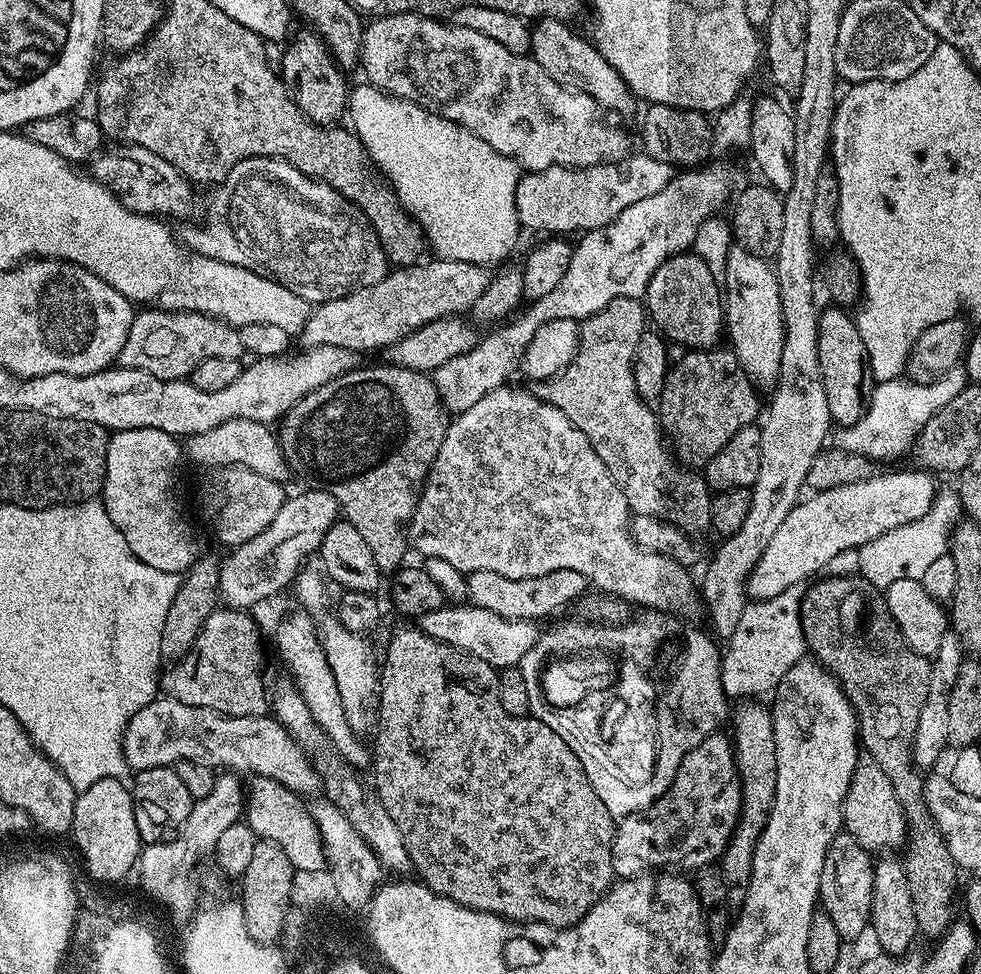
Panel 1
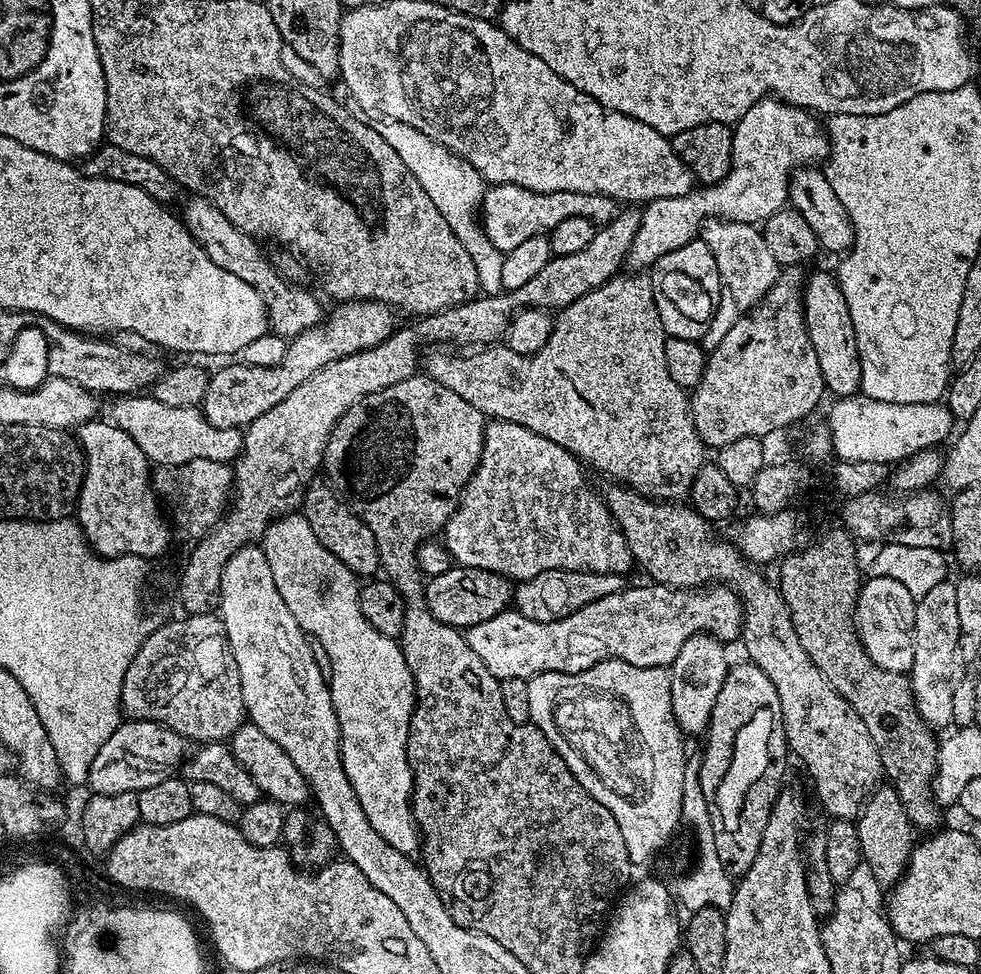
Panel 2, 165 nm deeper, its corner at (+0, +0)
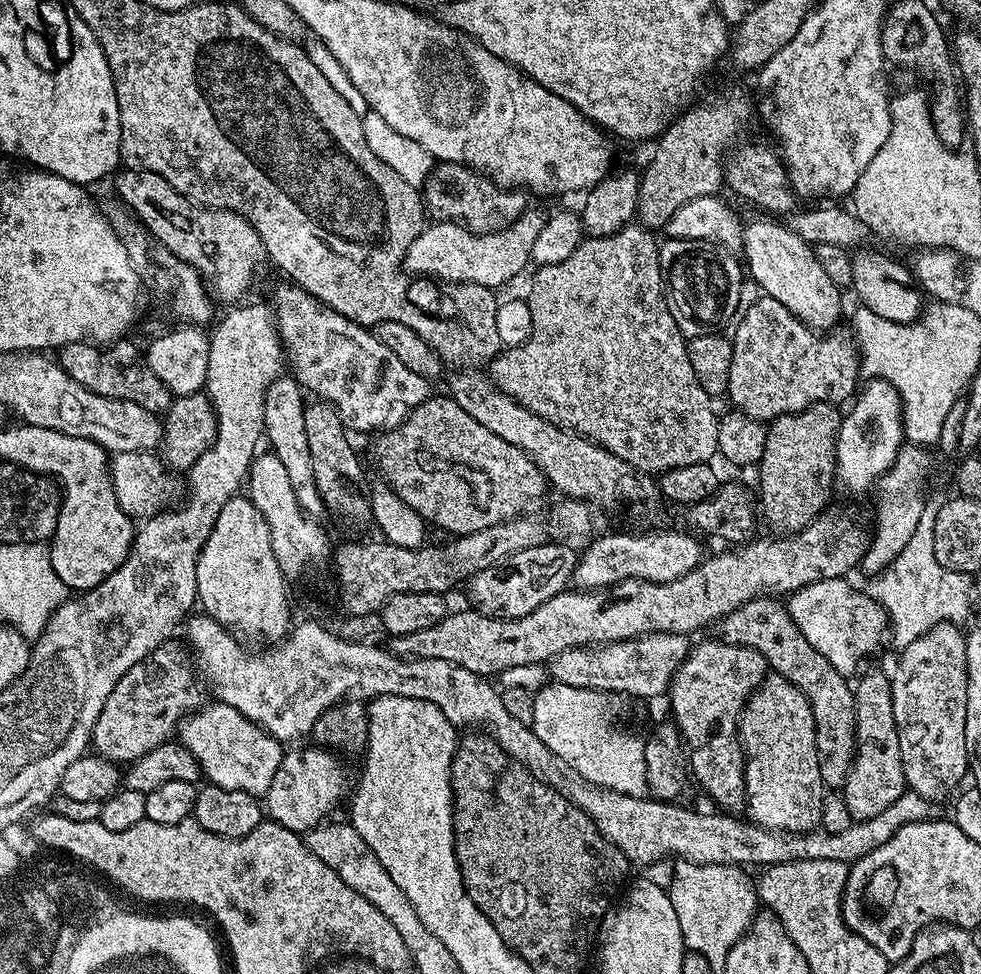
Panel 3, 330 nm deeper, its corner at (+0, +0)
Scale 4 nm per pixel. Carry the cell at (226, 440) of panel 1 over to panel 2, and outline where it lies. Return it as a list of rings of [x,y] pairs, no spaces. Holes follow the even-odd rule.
[[[124,394],[117,400],[120,401],[110,415],[111,423],[126,430],[153,465],[175,466],[194,462],[194,458],[210,458],[227,464],[235,461],[244,448],[241,429],[214,426],[199,407],[171,408],[150,394]]]

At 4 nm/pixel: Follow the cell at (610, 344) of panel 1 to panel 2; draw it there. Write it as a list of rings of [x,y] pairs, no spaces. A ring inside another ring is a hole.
[[[644,274],[624,275],[613,276],[601,288],[596,288],[590,294],[578,298],[578,302],[570,302],[570,306],[559,309],[546,346],[533,356],[514,354],[514,350],[510,350],[506,346],[484,346],[479,350],[469,351],[472,352],[469,356],[451,356],[448,353],[451,351],[436,350],[433,351],[436,353],[429,360],[427,357],[426,372],[433,380],[442,382],[442,386],[446,386],[446,390],[454,390],[454,394],[458,394],[458,398],[470,402],[470,406],[474,406],[474,410],[478,410],[484,417],[514,422],[518,426],[527,426],[530,430],[534,430],[534,434],[538,434],[542,438],[550,438],[550,442],[562,446],[567,452],[573,452],[589,469],[597,468],[602,475],[609,476],[612,482],[625,488],[633,488],[635,492],[648,497],[649,500],[680,502],[683,501],[683,496],[685,499],[691,493],[694,478],[700,467],[706,462],[706,456],[704,456],[706,446],[696,433],[689,393],[681,388],[678,382],[674,382],[666,364],[666,346],[664,345],[666,333],[662,326],[662,318],[658,314],[656,291],[652,289],[652,280],[644,277],[647,276]]]

